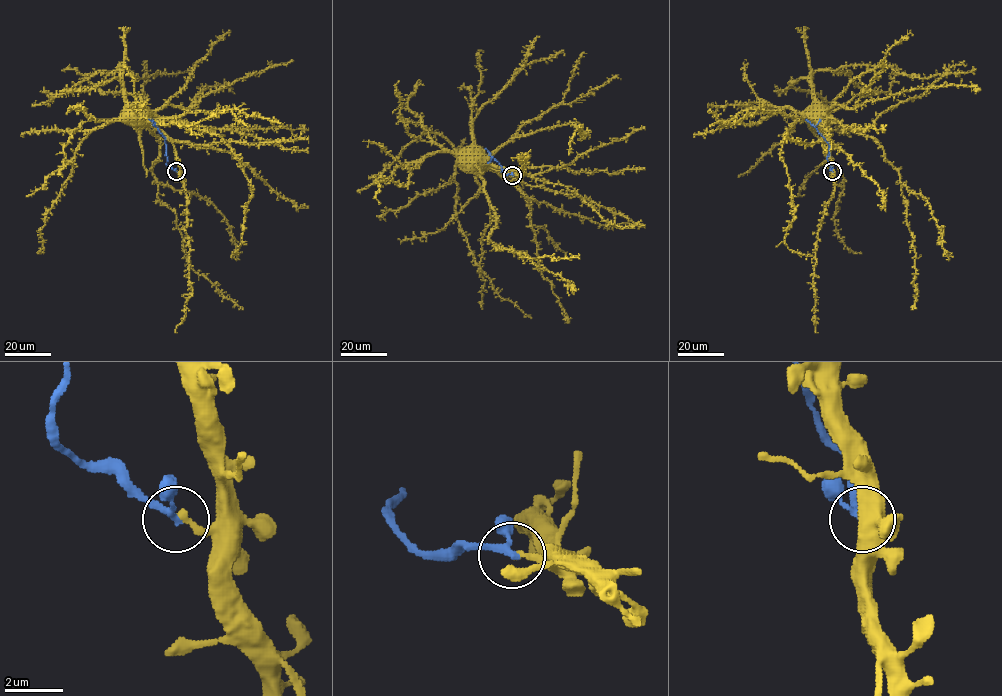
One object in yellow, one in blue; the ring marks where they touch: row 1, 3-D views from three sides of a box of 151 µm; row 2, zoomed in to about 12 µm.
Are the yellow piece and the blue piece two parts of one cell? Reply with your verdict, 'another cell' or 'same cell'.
another cell

